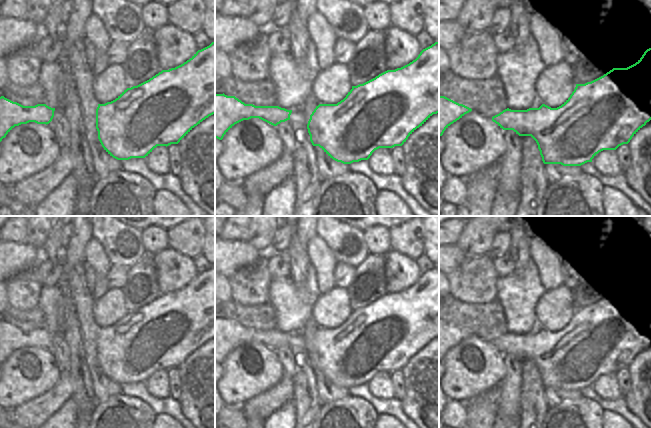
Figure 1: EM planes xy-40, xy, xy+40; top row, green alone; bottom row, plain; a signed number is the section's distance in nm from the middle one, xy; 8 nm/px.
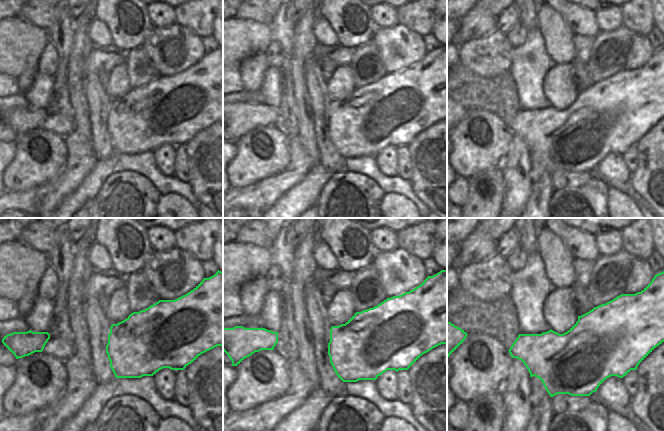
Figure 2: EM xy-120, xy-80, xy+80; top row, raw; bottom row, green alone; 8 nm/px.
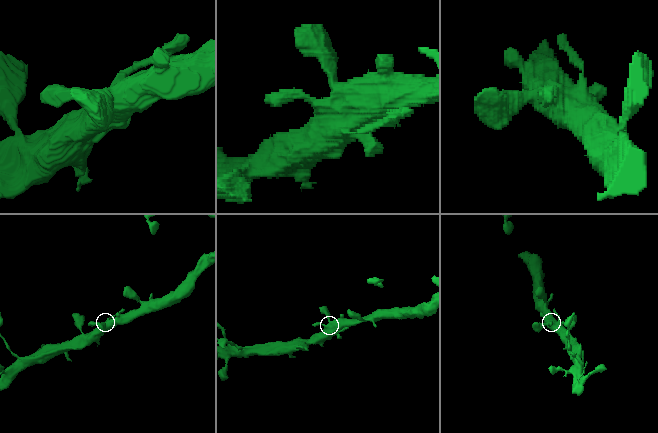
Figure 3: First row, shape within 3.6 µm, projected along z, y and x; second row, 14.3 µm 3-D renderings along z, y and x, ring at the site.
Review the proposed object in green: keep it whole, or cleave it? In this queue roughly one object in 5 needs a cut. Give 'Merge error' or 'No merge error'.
No merge error

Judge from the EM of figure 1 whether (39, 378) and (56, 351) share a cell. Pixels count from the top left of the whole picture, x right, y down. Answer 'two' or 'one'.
two

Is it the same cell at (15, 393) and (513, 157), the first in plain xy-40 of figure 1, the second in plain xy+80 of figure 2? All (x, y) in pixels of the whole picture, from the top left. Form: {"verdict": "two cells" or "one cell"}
{"verdict": "two cells"}

